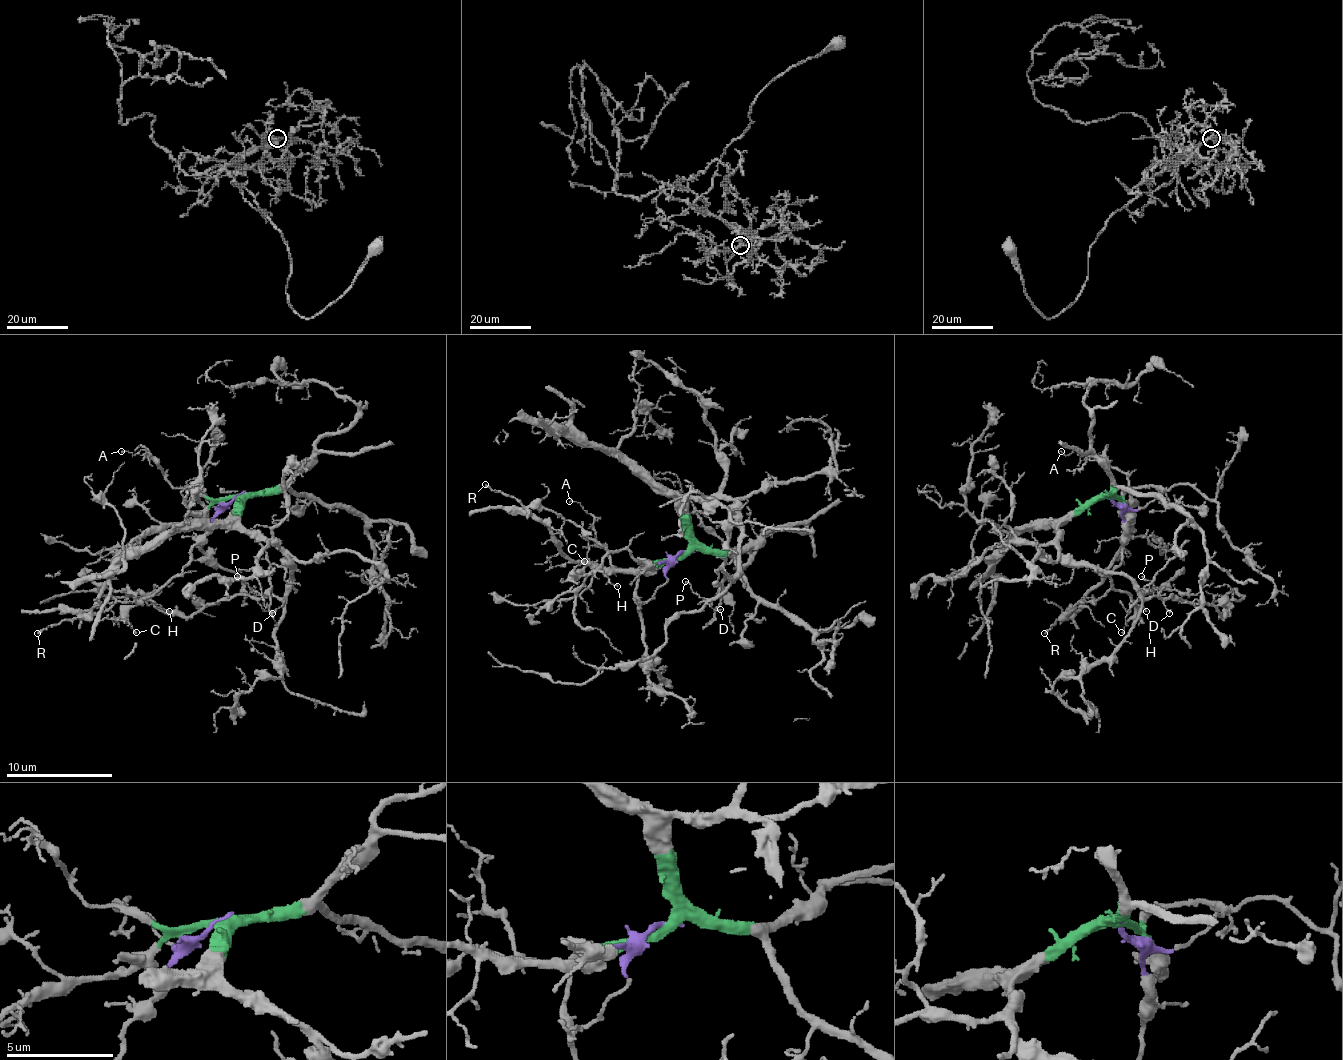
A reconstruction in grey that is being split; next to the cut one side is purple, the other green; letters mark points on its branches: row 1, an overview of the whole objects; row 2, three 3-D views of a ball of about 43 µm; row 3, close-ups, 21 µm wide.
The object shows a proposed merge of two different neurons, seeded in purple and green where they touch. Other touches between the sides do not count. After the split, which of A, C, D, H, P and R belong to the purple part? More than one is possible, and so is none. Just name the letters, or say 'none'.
C, H, R

